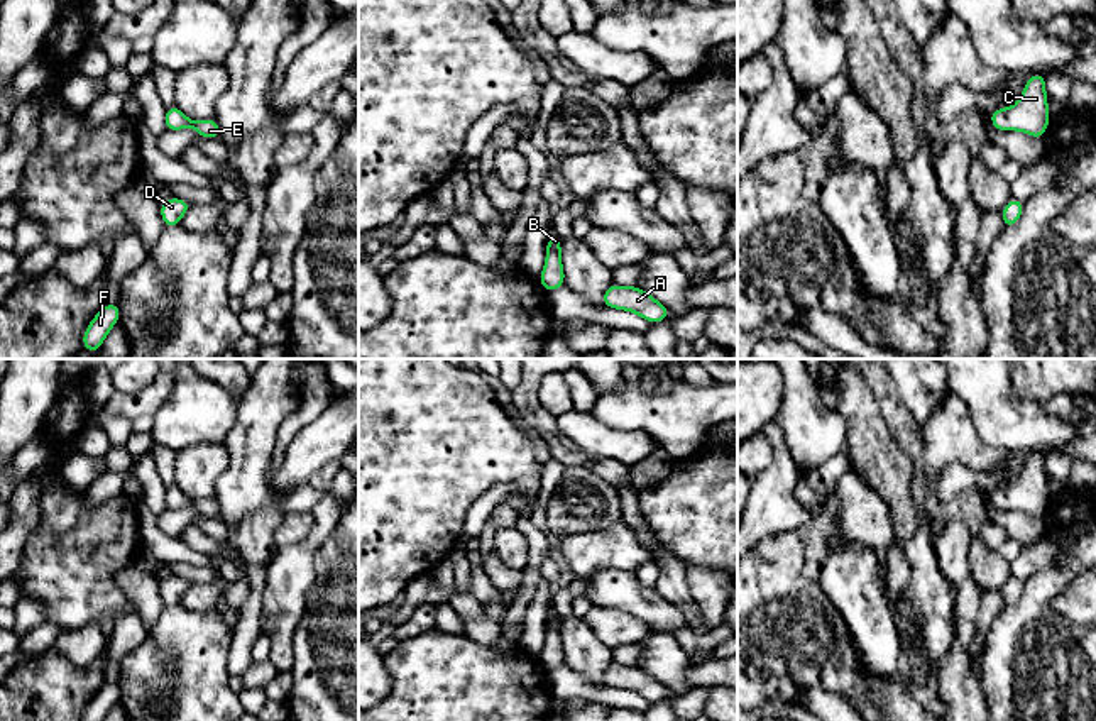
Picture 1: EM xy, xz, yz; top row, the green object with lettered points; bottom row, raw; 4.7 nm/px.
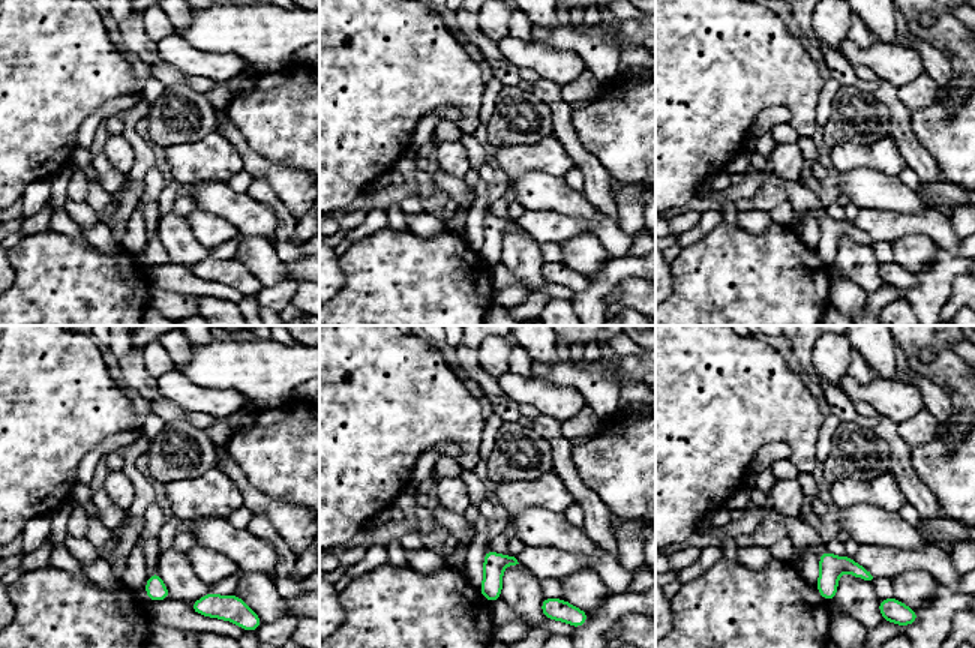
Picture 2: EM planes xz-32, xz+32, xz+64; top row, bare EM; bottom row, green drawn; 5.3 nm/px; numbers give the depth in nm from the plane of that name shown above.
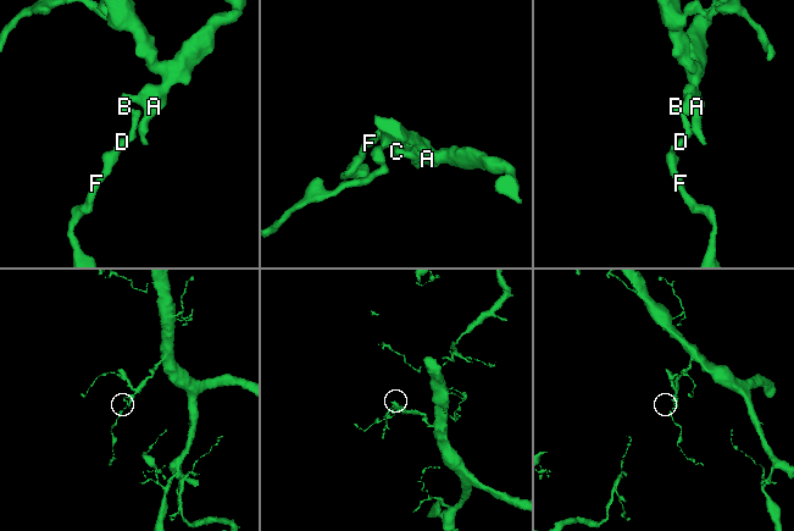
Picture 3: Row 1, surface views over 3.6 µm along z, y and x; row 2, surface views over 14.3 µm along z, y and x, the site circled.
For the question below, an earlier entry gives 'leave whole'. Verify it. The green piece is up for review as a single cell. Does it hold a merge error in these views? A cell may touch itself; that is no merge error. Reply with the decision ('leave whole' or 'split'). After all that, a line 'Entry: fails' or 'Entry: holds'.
leave whole
Entry: holds

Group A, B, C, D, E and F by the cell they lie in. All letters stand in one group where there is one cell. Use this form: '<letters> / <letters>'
A B C D E F

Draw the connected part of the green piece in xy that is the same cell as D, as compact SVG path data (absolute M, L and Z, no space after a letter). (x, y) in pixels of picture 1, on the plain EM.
M169 577L161 582L161 597L164 601L164 606L174 606L179 604L184 592L189 589L191 582L184 581L181 577Z

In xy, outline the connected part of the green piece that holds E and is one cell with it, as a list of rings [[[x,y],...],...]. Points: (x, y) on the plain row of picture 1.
[[[173,484],[167,487],[167,493],[164,494],[164,506],[167,509],[183,509],[183,508],[195,508],[200,516],[205,518],[220,518],[220,506],[216,499],[205,498],[205,499],[189,499],[178,484]]]

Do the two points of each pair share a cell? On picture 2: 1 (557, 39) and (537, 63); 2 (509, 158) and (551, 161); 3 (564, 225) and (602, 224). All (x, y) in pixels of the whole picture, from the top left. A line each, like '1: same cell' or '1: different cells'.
1: different cells
2: same cell
3: same cell

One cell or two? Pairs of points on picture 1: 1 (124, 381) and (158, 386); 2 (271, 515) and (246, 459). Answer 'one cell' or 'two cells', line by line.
1: two cells
2: two cells

